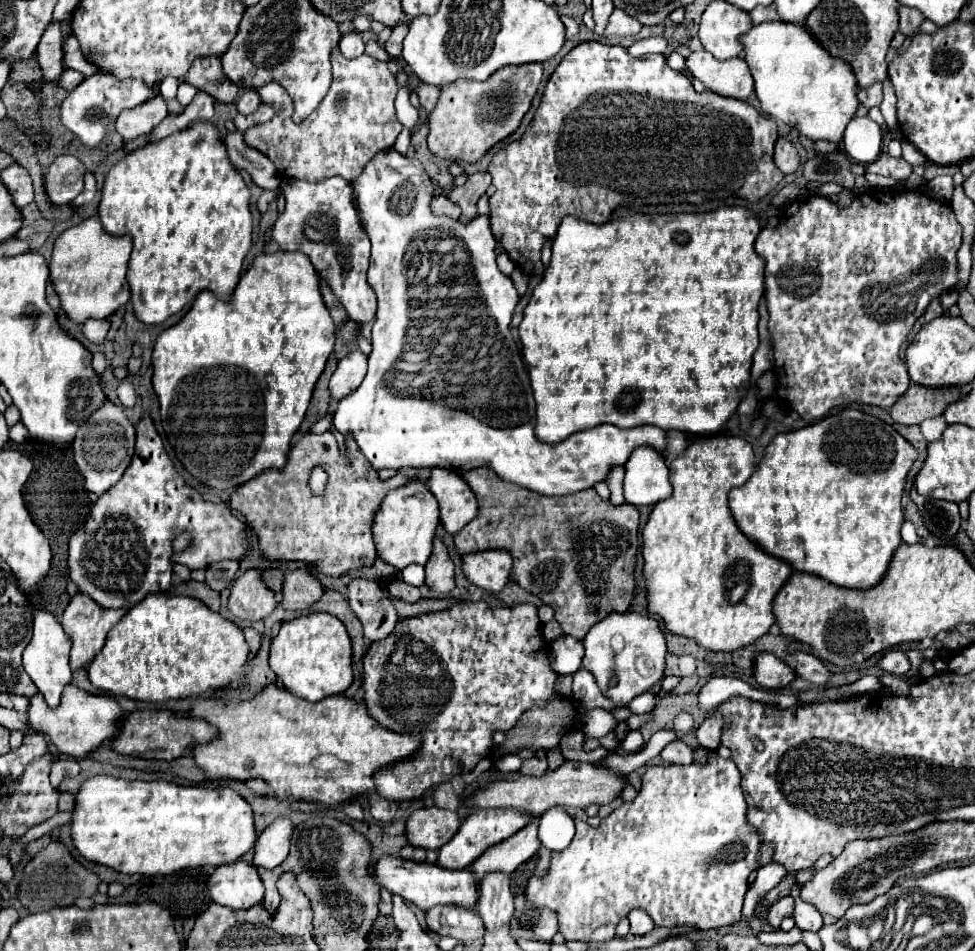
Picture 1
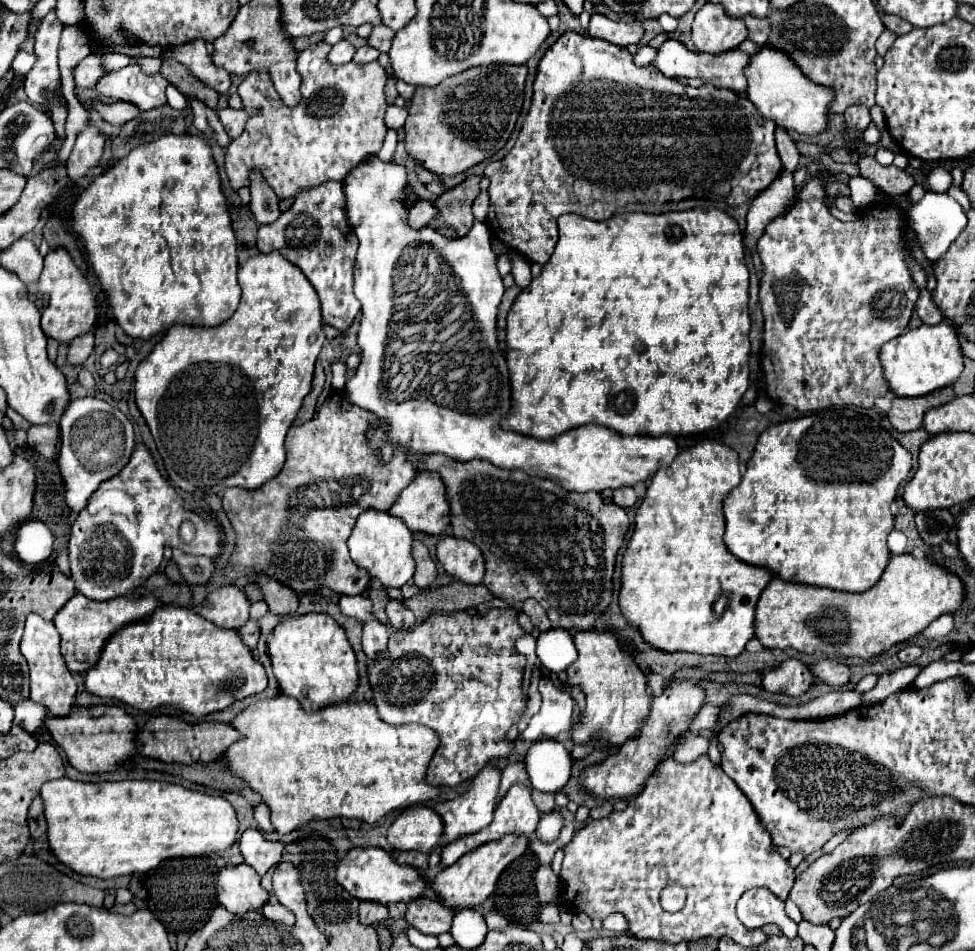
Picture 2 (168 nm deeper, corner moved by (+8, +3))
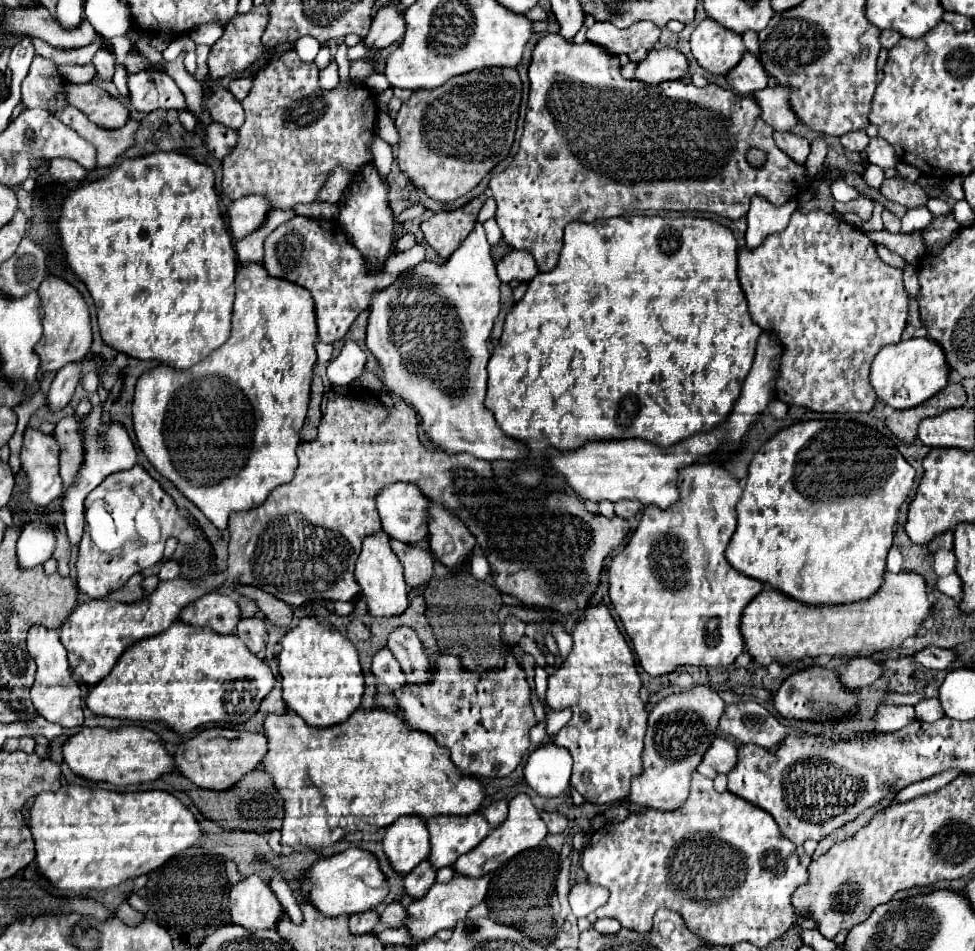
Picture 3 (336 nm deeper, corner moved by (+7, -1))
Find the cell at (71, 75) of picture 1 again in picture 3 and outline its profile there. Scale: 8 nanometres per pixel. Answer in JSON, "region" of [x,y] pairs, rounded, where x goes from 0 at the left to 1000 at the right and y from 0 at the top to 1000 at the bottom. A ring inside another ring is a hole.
{"region":[[[110,50],[99,53],[99,57],[95,59],[95,67],[99,72],[99,80],[106,84],[114,84],[116,76],[118,76],[118,57],[112,55]]]}

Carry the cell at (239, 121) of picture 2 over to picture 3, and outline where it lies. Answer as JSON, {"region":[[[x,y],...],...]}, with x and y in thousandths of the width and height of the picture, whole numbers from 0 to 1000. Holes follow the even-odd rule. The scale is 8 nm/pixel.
{"region":[[[216,128],[210,137],[212,158],[225,168],[237,160],[237,154],[241,154],[241,149],[243,149],[243,139],[233,137],[231,132],[225,132],[223,128]]]}

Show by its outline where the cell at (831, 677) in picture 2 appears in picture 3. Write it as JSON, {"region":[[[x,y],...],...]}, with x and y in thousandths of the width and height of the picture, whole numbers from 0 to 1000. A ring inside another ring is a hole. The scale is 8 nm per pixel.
{"region":[[[875,692],[873,696],[867,698],[867,705],[865,702],[861,705],[861,713],[863,713],[863,717],[869,723],[879,726],[879,723],[891,721],[899,713],[904,713],[906,705],[908,705],[906,698],[899,696],[899,694],[893,694],[893,692]]]}

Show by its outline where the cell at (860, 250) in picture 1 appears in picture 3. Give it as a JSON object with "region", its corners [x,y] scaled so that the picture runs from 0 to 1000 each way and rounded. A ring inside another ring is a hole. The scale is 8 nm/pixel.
{"region":[[[815,221],[807,242],[803,242],[799,246],[791,246],[791,250],[785,250],[785,254],[774,263],[762,261],[758,265],[756,288],[758,288],[760,303],[764,307],[764,313],[768,318],[770,334],[783,347],[795,349],[795,353],[801,358],[801,362],[805,366],[805,370],[801,374],[801,391],[799,391],[799,397],[797,397],[797,419],[803,421],[809,427],[826,427],[826,429],[832,429],[836,433],[891,433],[895,429],[897,421],[899,421],[897,412],[893,410],[893,404],[891,404],[891,385],[893,385],[897,372],[906,364],[920,362],[924,358],[924,351],[930,343],[930,318],[932,318],[932,313],[930,313],[930,307],[926,303],[926,284],[910,280],[899,269],[895,252],[887,244],[869,236],[867,231],[863,231],[854,225],[846,225],[844,221],[832,221],[828,225]]]}

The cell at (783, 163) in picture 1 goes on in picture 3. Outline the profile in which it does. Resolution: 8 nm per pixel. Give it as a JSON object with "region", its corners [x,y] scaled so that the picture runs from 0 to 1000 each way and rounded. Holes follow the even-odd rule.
{"region":[[[795,139],[793,147],[797,156],[801,156],[809,166],[813,166],[817,172],[826,172],[830,162],[830,149],[813,139]]]}

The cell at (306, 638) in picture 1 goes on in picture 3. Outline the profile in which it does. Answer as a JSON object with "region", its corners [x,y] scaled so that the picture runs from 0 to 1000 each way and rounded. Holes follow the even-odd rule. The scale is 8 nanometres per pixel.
{"region":[[[309,650],[307,656],[294,665],[288,673],[288,688],[286,688],[286,705],[290,713],[290,736],[296,747],[307,751],[317,763],[335,766],[354,759],[370,740],[374,728],[374,715],[368,700],[368,690],[364,679],[344,660],[327,654],[325,650]]]}

